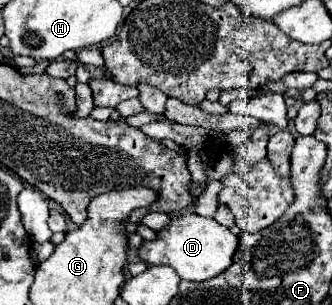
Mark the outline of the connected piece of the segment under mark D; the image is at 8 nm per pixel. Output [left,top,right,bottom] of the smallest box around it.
[139,212,239,282]

